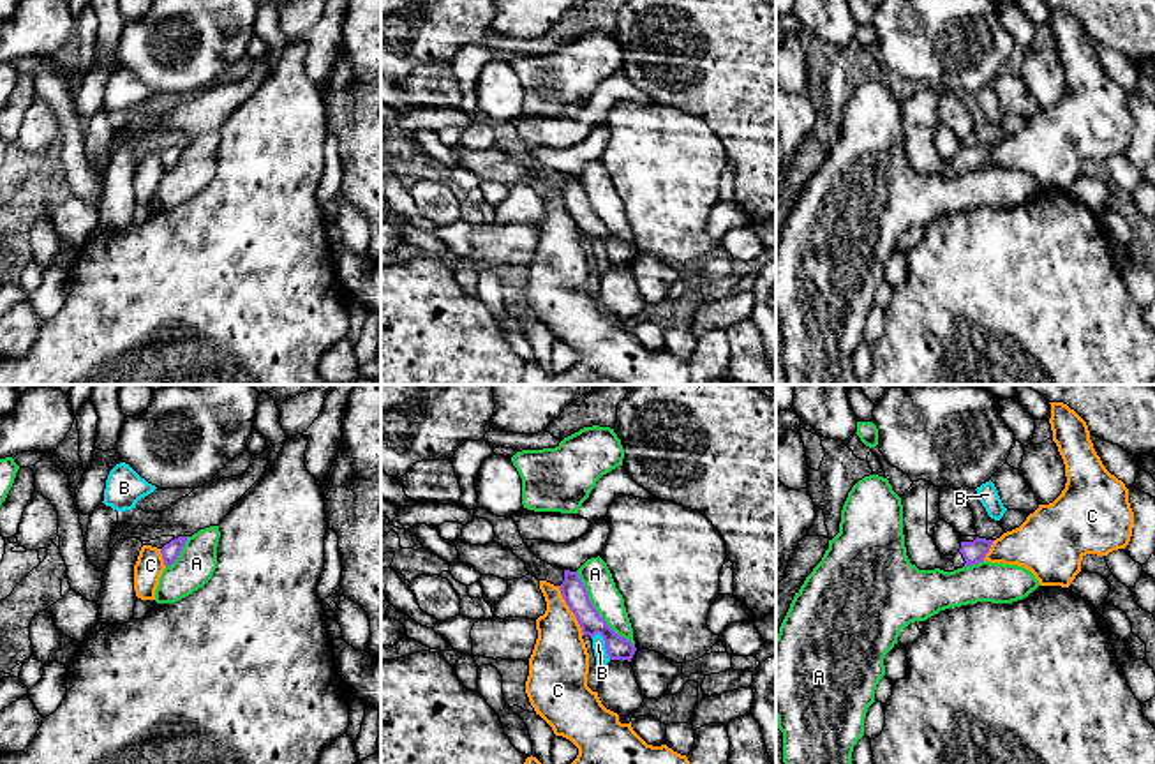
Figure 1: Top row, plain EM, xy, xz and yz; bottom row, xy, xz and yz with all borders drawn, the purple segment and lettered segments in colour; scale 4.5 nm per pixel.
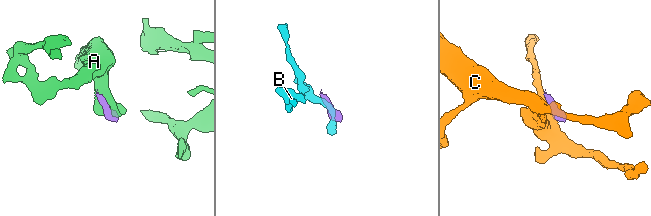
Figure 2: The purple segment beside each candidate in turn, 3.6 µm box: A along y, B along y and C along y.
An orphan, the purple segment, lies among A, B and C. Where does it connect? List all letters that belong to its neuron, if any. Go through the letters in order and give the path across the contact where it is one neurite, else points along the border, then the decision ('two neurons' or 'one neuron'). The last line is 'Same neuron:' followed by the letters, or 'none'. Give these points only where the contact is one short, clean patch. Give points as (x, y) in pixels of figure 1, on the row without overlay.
A: two neurons
B: border along xz (596, 237), (611, 263); two neurons
C: border along xz (558, 191), (584, 239); two neurons
Same neuron: none

